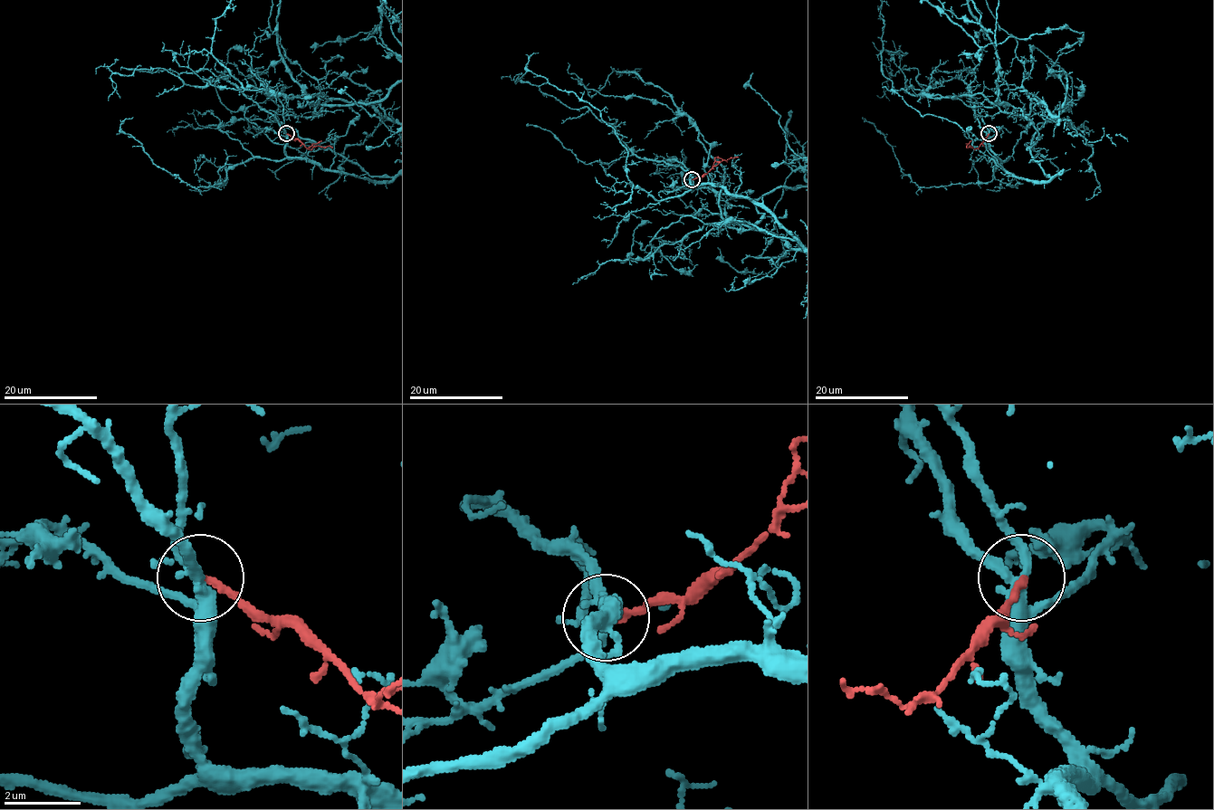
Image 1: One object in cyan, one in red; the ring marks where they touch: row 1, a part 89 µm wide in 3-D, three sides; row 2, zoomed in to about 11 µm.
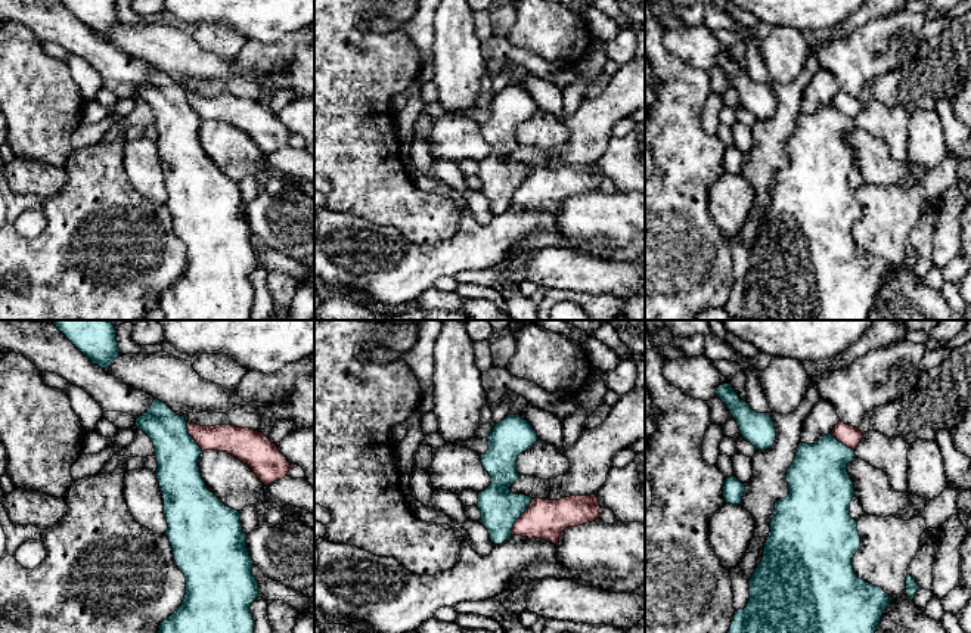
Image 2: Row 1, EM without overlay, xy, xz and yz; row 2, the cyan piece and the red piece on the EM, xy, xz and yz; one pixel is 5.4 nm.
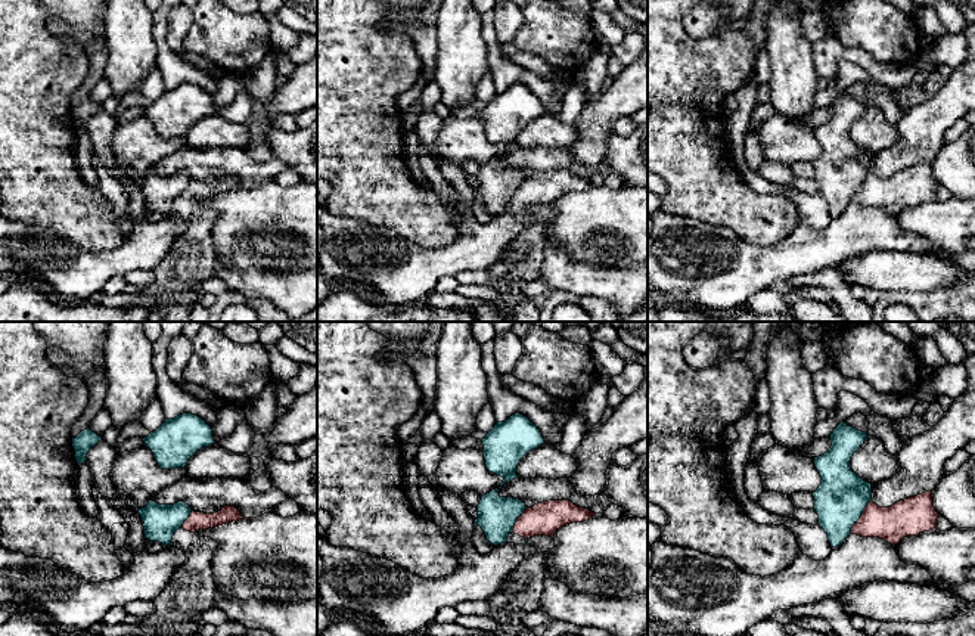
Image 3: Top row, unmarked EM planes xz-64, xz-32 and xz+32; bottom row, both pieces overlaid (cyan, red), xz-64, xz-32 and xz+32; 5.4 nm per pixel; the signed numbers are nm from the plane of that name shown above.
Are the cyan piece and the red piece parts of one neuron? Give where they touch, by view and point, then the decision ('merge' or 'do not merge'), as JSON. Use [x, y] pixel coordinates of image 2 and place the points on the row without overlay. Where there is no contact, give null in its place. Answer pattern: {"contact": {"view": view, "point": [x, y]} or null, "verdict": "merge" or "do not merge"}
{"contact": {"view": "xz", "point": [520, 185]}, "verdict": "do not merge"}

